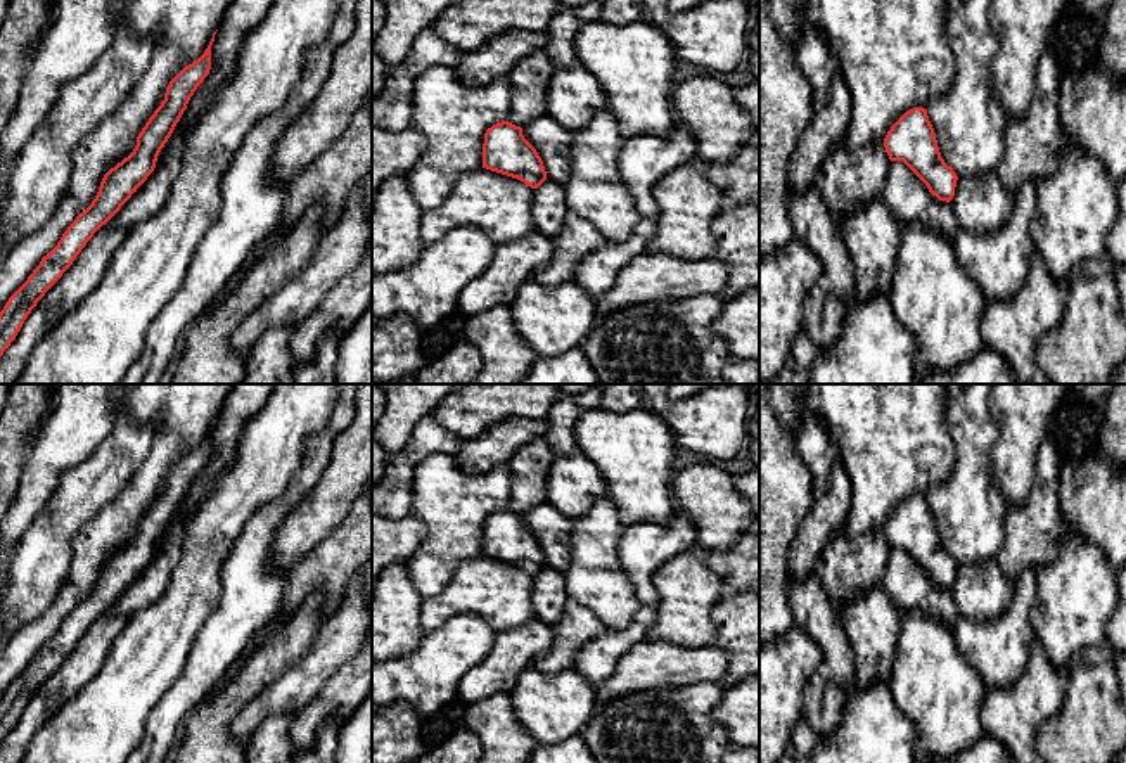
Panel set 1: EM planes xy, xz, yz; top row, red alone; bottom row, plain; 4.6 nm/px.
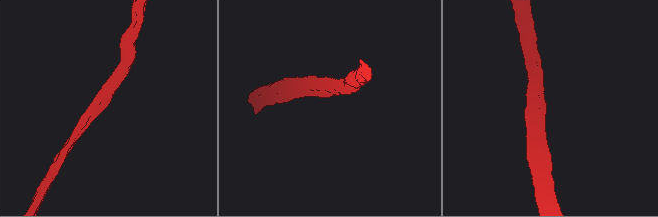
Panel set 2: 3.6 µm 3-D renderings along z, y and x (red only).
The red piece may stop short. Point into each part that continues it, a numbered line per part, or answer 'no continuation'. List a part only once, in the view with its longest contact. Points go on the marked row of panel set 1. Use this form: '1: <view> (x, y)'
1: xy (182, 30)

